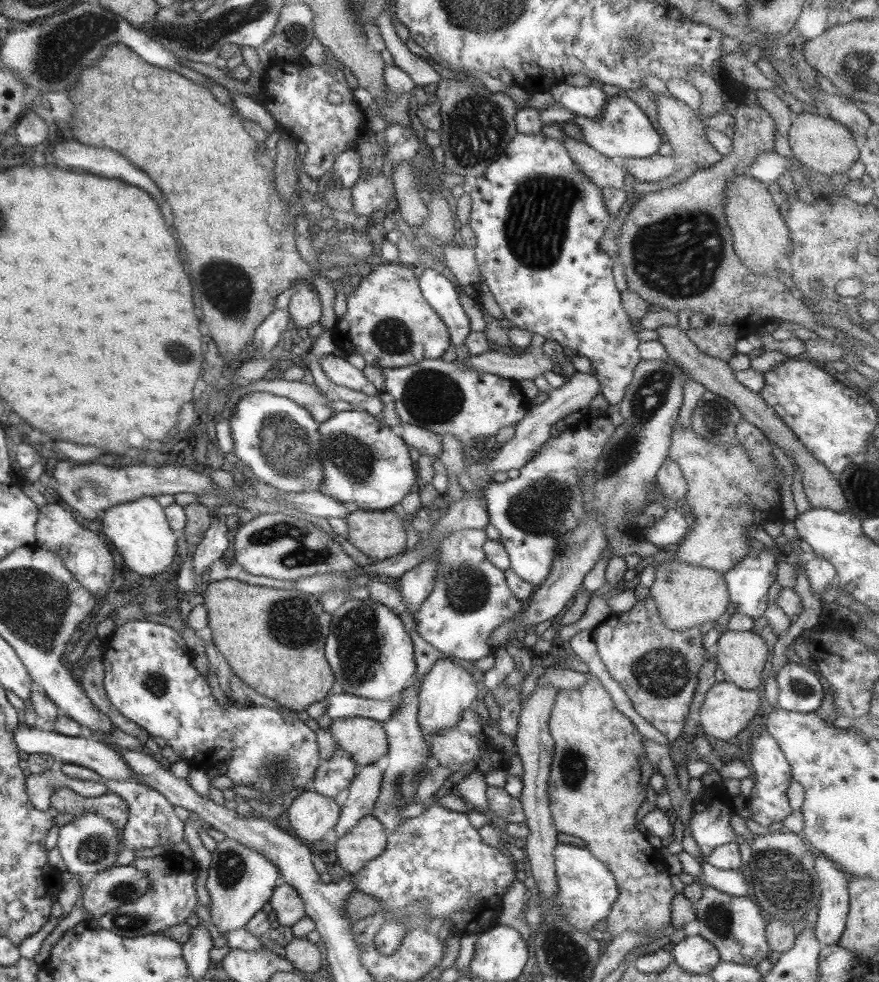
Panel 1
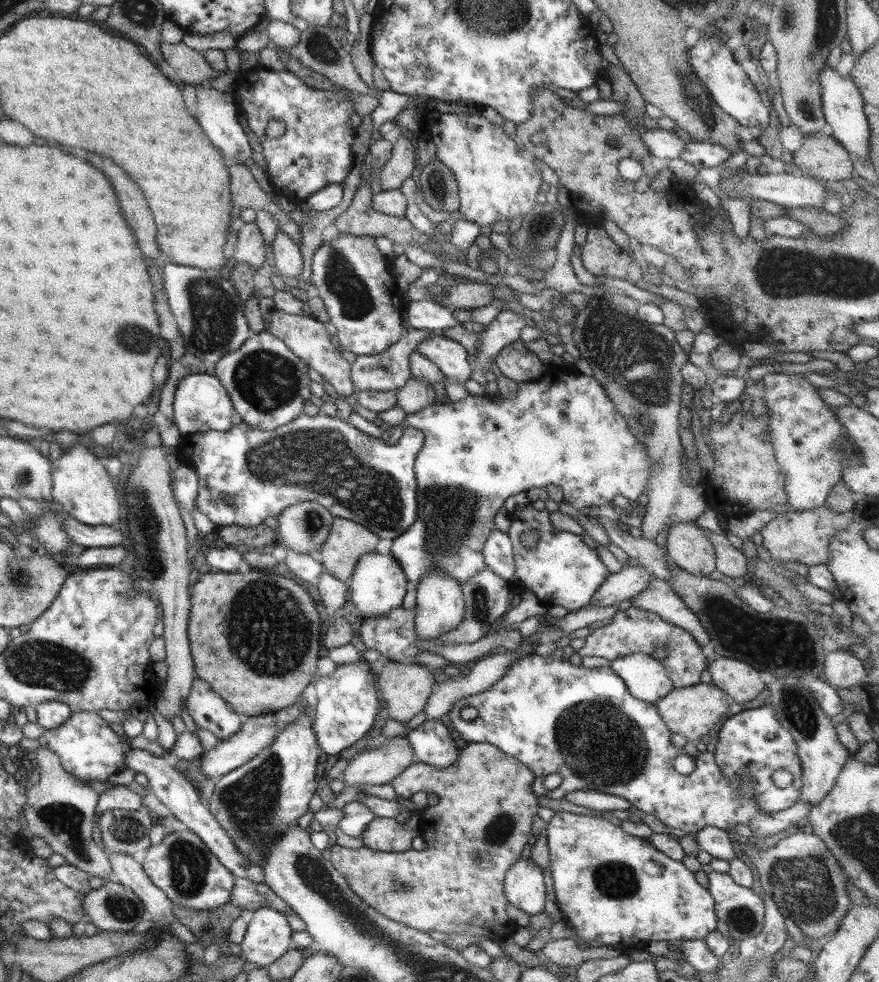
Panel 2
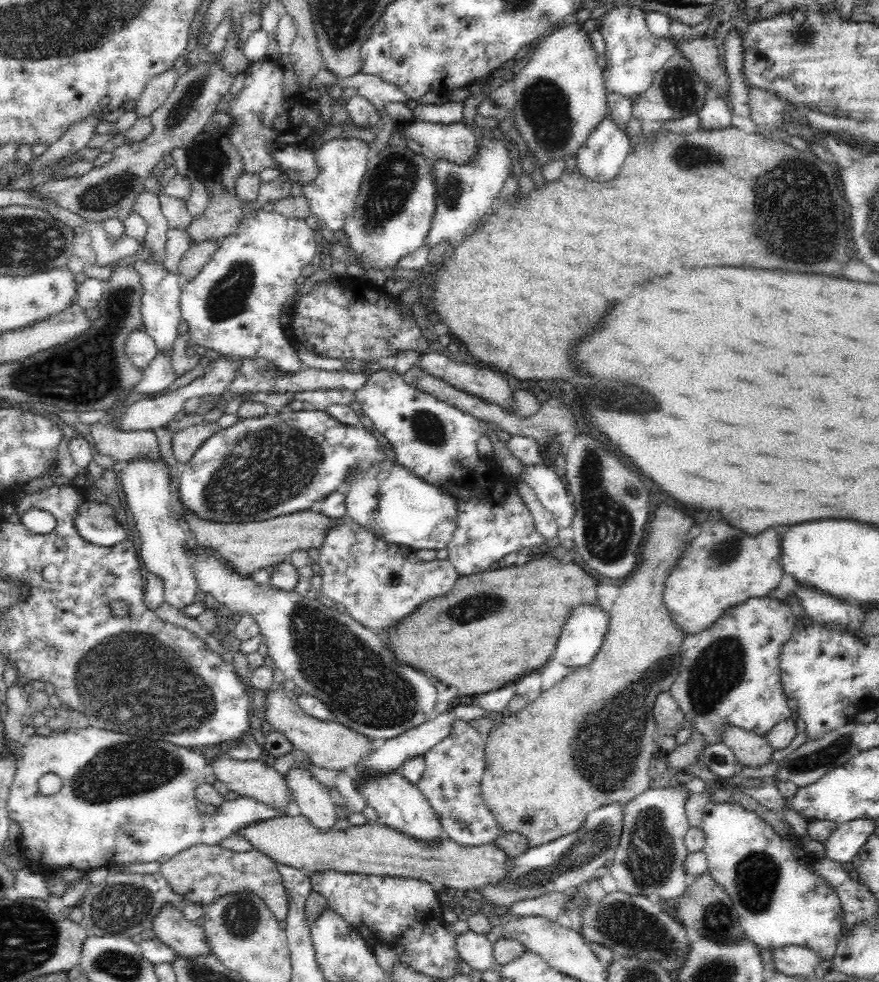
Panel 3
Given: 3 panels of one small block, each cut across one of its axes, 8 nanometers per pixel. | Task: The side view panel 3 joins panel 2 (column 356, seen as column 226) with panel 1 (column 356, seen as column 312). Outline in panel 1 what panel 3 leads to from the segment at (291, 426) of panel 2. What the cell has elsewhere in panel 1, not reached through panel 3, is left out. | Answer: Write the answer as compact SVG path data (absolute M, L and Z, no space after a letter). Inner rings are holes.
M348 410L334 413L318 428L324 479L317 490L328 497L361 511L380 511L403 500L417 476L408 446L397 430L385 425L380 417L365 411Z

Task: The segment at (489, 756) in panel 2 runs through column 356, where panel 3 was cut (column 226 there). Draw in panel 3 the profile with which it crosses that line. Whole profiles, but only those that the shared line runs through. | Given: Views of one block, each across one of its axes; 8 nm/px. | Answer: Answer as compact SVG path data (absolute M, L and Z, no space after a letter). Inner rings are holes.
M192 845L162 863L159 873L166 879L174 893L205 908L226 895L254 893L280 921L286 918L288 902L277 866L270 858L254 849L237 852L220 845Z

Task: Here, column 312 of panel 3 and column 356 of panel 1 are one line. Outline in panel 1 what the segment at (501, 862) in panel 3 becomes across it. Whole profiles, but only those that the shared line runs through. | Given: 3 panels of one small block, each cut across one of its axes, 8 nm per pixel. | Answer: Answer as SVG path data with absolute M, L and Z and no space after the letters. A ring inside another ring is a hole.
M367 815L347 834L335 841L335 855L339 867L354 875L369 860L379 857L386 846L384 826L375 816Z

